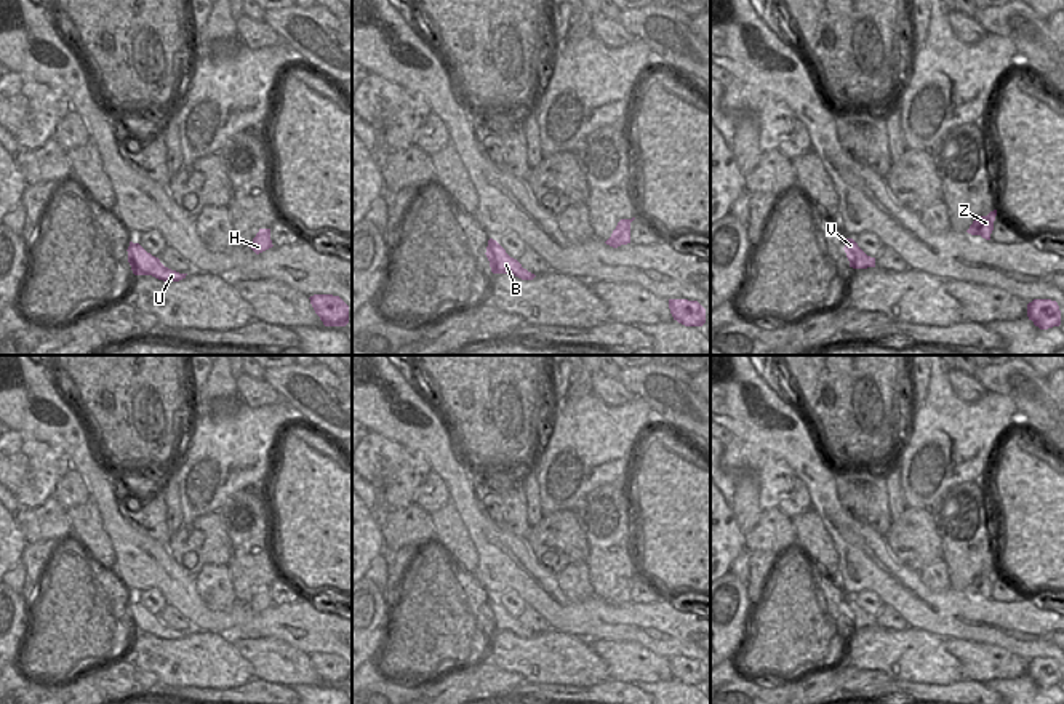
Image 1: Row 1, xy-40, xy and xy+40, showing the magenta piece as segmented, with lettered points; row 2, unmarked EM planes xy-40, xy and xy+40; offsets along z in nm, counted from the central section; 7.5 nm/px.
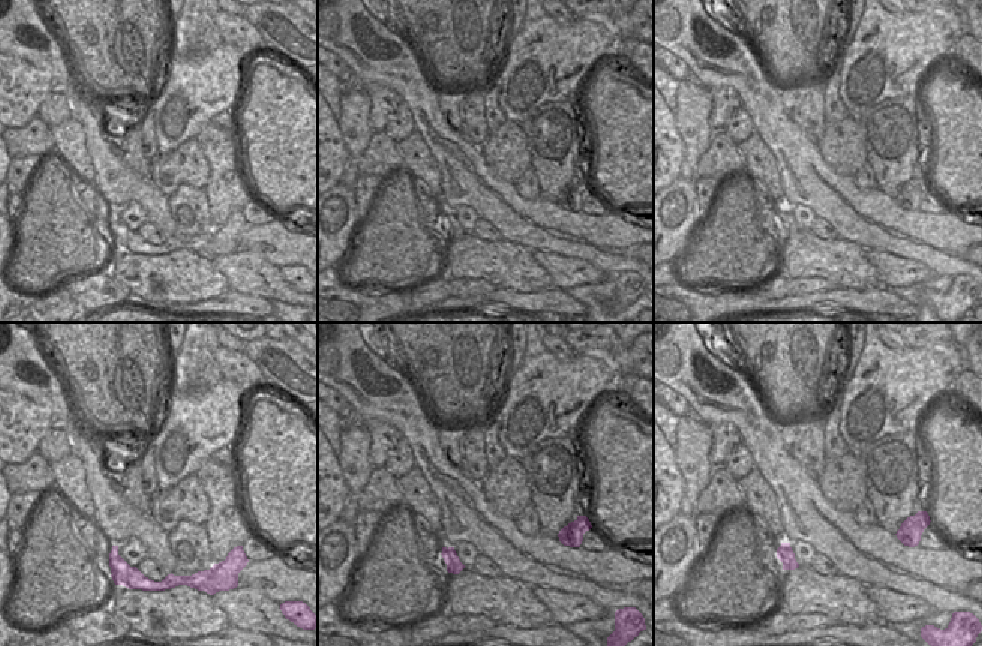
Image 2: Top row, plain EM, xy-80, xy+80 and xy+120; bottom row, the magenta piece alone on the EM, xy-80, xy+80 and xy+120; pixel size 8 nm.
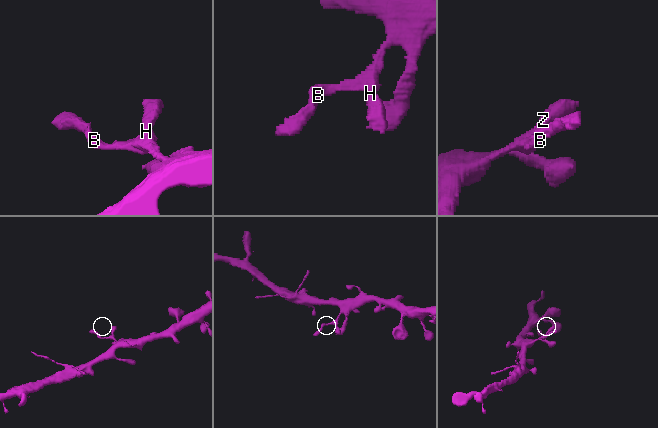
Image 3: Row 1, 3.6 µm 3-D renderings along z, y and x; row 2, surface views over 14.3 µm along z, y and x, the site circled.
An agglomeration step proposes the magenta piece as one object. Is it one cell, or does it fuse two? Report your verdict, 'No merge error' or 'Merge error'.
No merge error.

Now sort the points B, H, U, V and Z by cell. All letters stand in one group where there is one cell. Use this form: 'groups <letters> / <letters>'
groups B H U V Z

